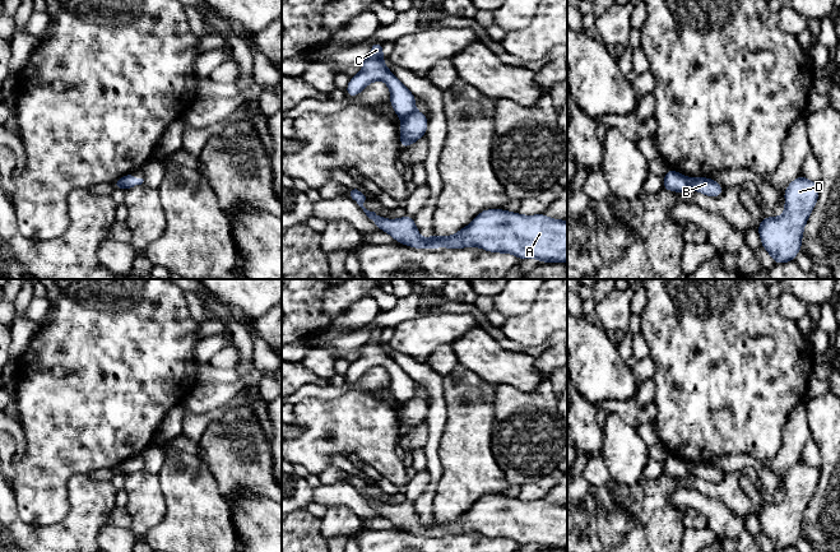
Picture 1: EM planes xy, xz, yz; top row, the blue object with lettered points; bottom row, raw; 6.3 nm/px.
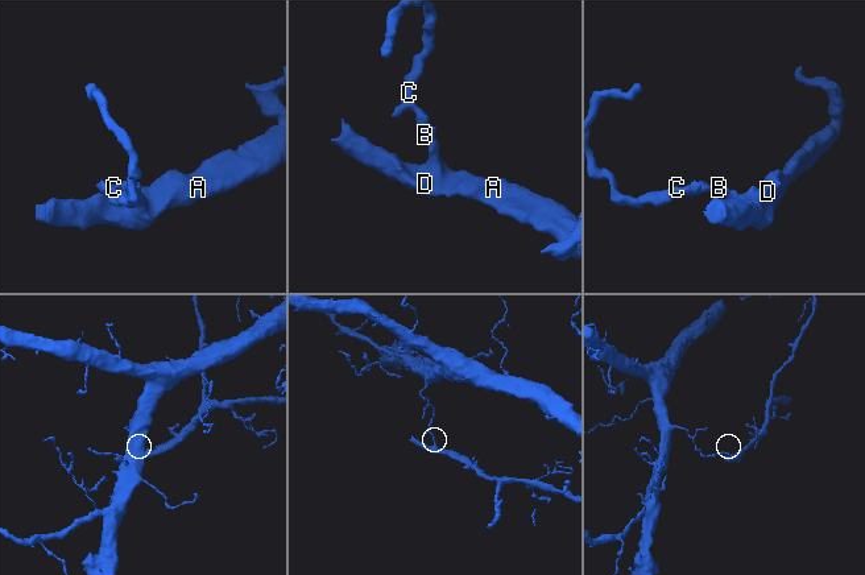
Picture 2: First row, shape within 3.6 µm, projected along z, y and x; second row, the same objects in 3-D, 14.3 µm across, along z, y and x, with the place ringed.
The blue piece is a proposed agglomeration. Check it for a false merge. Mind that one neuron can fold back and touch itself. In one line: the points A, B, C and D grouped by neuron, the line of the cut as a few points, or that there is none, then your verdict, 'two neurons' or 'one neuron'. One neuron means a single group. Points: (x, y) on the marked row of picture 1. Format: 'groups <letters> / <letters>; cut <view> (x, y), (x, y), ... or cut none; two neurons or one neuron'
groups A B D / C; cut xz (414, 110), (403, 119); two neurons

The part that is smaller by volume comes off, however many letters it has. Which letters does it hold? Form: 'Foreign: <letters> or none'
Foreign: A, B, D

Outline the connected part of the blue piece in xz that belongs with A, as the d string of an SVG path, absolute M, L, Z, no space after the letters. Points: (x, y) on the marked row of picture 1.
M357 189L351 191L352 199L363 209L366 215L382 231L395 238L398 243L423 249L464 249L481 247L488 252L512 254L518 259L534 258L540 263L567 263L567 222L553 219L546 214L523 215L515 212L500 209L482 210L467 227L453 236L437 236L432 233L424 240L414 224L414 218L405 214L398 219L386 219L363 207L366 196Z

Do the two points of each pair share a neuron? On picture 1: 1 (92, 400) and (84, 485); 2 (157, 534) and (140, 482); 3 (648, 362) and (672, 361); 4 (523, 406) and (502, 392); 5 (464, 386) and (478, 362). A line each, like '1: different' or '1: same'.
1: different
2: different
3: different
4: same
5: different

